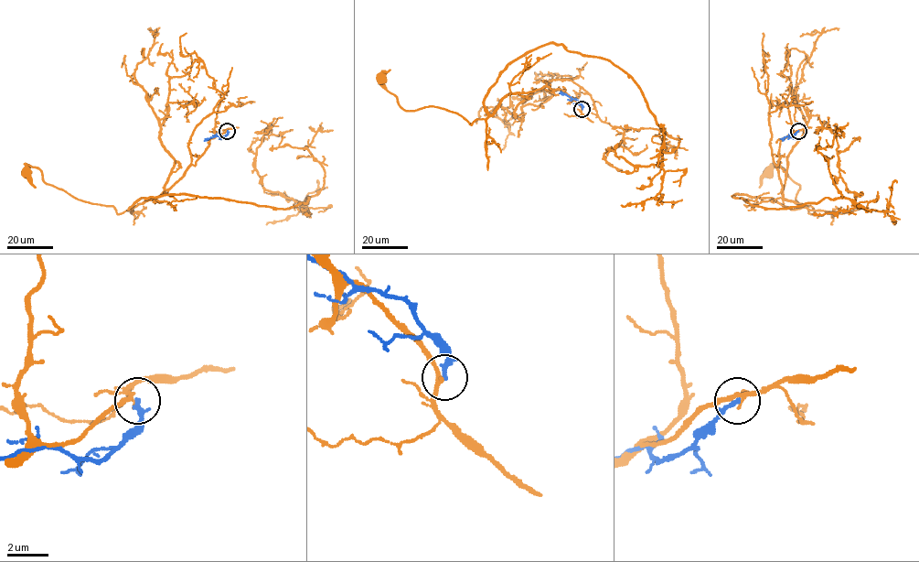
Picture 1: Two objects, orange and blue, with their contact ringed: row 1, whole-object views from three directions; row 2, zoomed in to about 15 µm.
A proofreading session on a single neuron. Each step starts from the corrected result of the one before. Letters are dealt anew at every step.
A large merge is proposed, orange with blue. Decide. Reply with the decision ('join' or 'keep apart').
keep apart

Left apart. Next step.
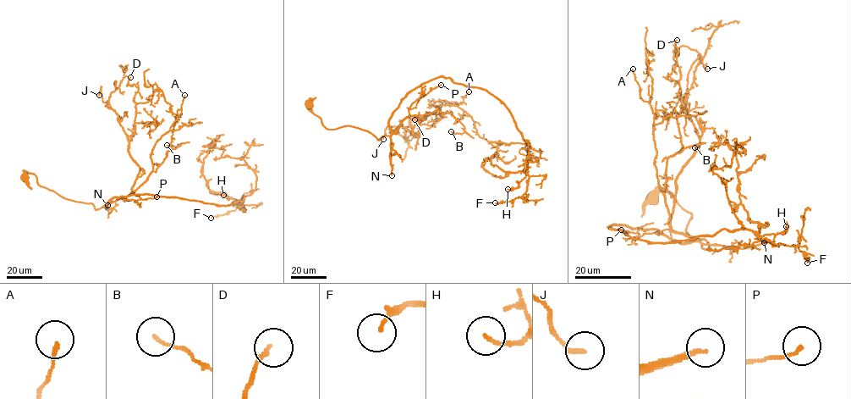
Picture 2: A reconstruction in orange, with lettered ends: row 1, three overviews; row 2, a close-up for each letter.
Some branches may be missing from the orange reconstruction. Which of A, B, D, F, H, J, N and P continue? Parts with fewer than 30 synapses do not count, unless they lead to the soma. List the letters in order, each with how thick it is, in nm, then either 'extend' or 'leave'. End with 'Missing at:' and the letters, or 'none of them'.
A: calibre 120 nm; leave
B: calibre 100 nm; leave
D: calibre 140 nm; leave
F: calibre 160 nm; leave
H: calibre 130 nm; leave
J: calibre 160 nm; leave
N: calibre 160 nm; extend
P: calibre 120 nm; leave
Missing at: N

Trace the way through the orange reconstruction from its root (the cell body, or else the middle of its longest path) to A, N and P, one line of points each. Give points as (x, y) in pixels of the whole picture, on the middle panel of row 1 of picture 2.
A: (310, 103), (326, 128), (352, 126), (379, 140), (408, 117), (461, 103), (469, 91)
N: (310, 103), (311, 111), (328, 129), (349, 125), (368, 131), (378, 140), (383, 135), (389, 135), (392, 175)
P: (310, 103), (326, 128), (352, 126), (368, 131), (379, 140), (395, 131), (409, 115), (413, 102), (441, 85)

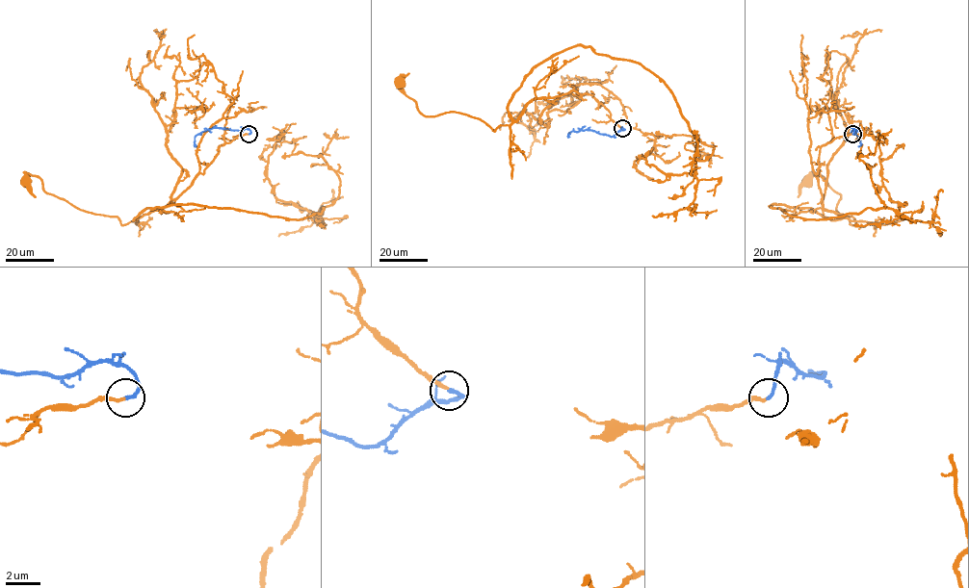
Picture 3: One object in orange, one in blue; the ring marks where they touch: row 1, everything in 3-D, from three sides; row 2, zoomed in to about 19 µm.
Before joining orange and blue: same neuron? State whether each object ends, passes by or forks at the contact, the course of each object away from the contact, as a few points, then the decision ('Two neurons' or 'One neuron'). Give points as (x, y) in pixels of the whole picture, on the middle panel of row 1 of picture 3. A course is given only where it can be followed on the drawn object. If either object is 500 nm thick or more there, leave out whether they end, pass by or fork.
At the ring orange ends. At the ring blue ends. Course of orange: (622, 128), (591, 95), (571, 90), (532, 100), (517, 118), (494, 131), (455, 112), (424, 115), (401, 82). Course of blue: (622, 128), (613, 136), (587, 130), (572, 131), (570, 134). One neuron

